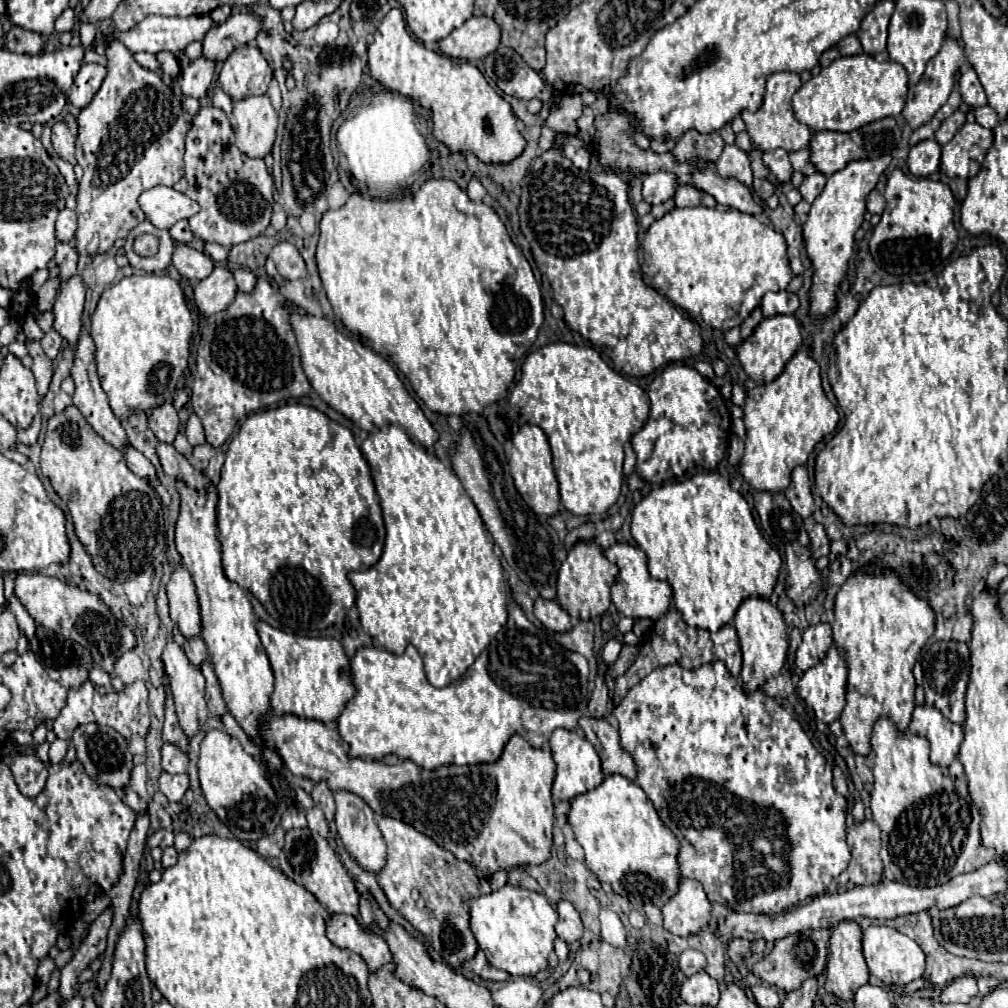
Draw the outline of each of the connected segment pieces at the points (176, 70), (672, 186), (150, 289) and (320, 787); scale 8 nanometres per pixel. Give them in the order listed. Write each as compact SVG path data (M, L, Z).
M158 59L160 63L160 69L164 71L164 75L176 79L180 75L180 65L178 65L178 59Z
M664 171L646 175L642 181L642 197L650 205L660 205L660 203L668 201L670 197L674 197L676 189L678 189L676 177L672 177L672 173L664 173Z
M146 273L146 275L132 275L124 277L116 285L108 287L98 305L92 313L90 335L94 339L94 363L96 373L102 383L104 393L108 395L110 407L114 415L122 421L134 413L150 413L152 409L160 407L162 403L172 399L176 391L178 379L188 367L190 355L190 337L192 337L192 317L186 307L184 293L180 285L164 273Z
M320 781L316 783L314 791L312 791L312 799L314 799L314 805L318 805L326 819L332 823L334 821L334 813L336 813L336 805L334 805L334 793L328 789L326 781Z

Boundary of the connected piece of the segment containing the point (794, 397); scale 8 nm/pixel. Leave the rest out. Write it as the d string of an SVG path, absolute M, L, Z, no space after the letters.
M806 343L790 357L784 371L772 383L756 385L748 391L744 405L746 453L740 465L742 477L752 489L784 491L794 465L806 463L816 443L836 429L838 419L836 407L822 389L820 365L810 353L810 343Z

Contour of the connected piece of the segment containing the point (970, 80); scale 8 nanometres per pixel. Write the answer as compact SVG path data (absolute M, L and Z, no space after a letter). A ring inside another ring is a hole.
M966 67L964 77L960 79L960 95L962 95L964 103L972 105L974 109L986 105L986 93L984 93L982 83L972 67Z

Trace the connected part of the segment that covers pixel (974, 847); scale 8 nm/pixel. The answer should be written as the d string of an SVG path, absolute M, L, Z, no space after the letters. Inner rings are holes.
M880 719L872 731L872 749L874 749L874 789L872 789L872 815L874 823L882 831L882 849L880 857L884 863L884 875L890 881L900 881L916 887L934 887L950 881L960 873L980 869L992 861L992 849L980 845L980 813L968 797L964 785L964 803L956 791L956 779L950 777L946 767L936 767L928 759L930 745L924 737L912 735L906 737L904 731L898 731L896 725L888 719Z

